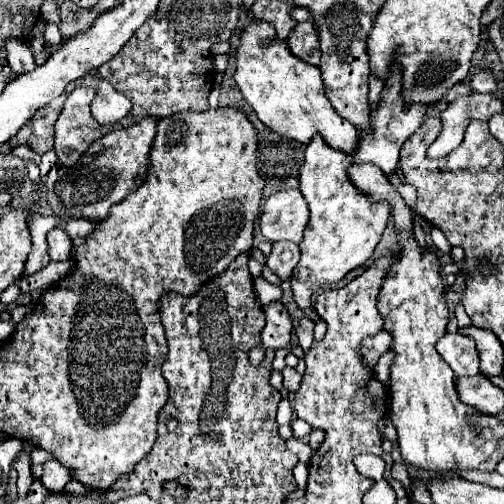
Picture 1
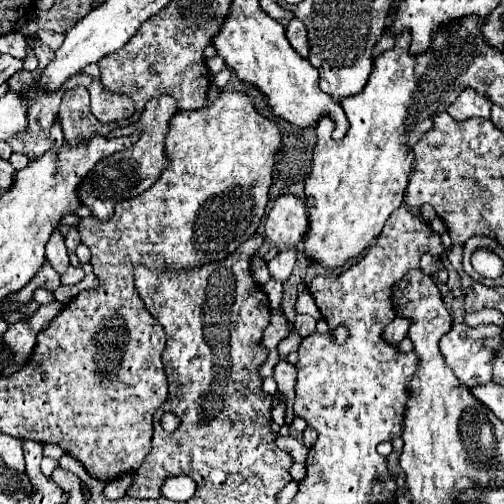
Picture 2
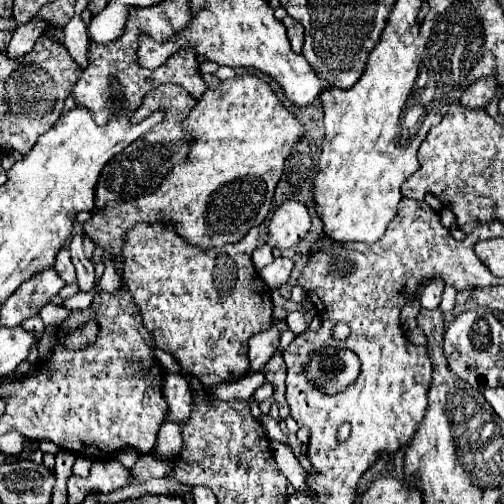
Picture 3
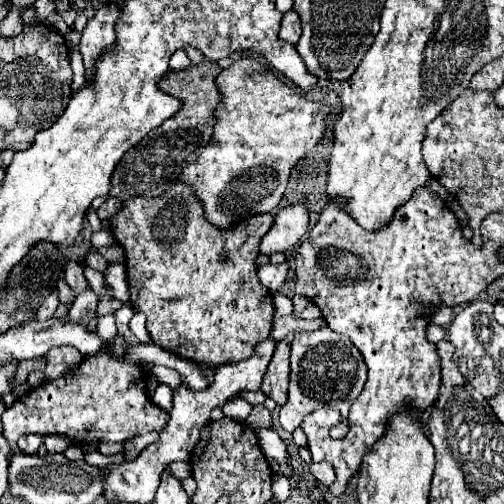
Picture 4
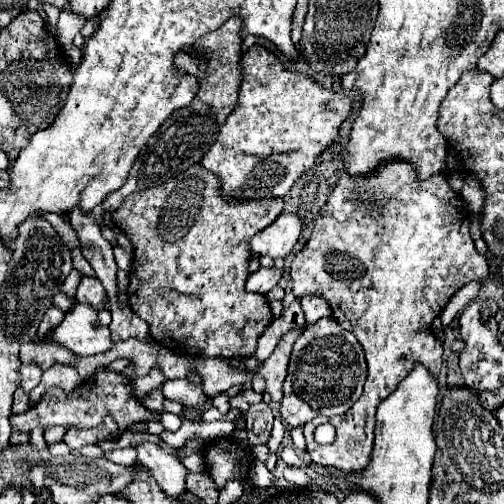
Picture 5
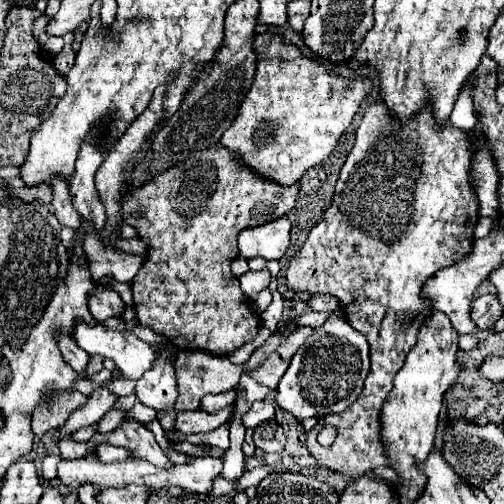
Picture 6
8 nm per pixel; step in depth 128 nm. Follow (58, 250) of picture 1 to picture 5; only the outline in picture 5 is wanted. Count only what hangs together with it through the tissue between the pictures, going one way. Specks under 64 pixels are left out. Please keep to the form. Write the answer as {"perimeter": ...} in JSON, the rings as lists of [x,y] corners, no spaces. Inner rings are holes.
{"perimeter":[[[82,276],[82,282],[80,282],[78,290],[76,290],[76,300],[86,302],[86,304],[94,306],[96,310],[104,310],[104,304],[106,304],[108,296],[106,296],[106,290],[102,288],[98,278]]]}

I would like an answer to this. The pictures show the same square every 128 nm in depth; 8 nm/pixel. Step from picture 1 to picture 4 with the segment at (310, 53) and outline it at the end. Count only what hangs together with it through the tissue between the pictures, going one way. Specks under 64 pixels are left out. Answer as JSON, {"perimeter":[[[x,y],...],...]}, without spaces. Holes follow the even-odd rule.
{"perimeter":[[[288,10],[282,18],[282,28],[280,28],[280,38],[290,42],[290,44],[298,44],[298,38],[302,34],[302,22],[296,10]]]}

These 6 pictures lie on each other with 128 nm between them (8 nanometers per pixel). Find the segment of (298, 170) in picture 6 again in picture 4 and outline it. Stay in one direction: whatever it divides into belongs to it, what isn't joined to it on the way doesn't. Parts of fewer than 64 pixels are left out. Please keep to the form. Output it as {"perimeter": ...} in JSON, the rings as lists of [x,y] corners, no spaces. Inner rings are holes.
{"perimeter":[[[248,56],[222,70],[216,78],[216,84],[220,88],[220,94],[224,94],[224,100],[216,110],[218,122],[214,126],[212,140],[202,150],[198,160],[184,168],[182,180],[192,184],[204,204],[206,218],[214,226],[230,226],[236,224],[236,220],[248,218],[250,214],[272,212],[280,204],[290,178],[290,170],[298,164],[300,158],[304,158],[320,144],[326,132],[326,122],[330,118],[330,106],[308,100],[304,94],[278,80],[268,66]]]}

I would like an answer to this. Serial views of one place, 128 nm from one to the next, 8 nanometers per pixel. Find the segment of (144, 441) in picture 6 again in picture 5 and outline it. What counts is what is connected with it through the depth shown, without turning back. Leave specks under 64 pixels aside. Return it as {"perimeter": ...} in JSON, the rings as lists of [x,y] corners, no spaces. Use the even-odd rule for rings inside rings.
{"perimeter":[[[152,442],[132,444],[132,448],[136,450],[136,460],[150,468],[150,472],[156,478],[158,486],[168,496],[178,496],[186,490],[188,470],[178,460],[178,456],[166,452],[162,446],[156,446]]]}

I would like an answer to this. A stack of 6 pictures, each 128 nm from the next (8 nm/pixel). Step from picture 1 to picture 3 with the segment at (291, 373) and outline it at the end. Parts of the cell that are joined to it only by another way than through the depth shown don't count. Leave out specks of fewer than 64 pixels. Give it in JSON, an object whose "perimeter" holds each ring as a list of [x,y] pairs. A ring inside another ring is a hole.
{"perimeter":[[[276,352],[270,362],[264,366],[264,376],[266,376],[266,382],[270,382],[274,386],[274,400],[280,408],[280,416],[286,418],[290,414],[290,408],[288,408],[288,402],[286,402],[286,396],[284,396],[284,380],[286,380],[286,364],[284,364],[284,358],[282,358],[282,352]]]}

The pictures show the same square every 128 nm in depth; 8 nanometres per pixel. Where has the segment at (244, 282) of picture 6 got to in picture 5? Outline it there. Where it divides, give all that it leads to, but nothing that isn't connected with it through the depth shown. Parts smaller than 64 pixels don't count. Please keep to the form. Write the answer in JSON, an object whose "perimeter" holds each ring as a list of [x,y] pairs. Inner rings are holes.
{"perimeter":[[[260,268],[248,276],[246,290],[258,292],[258,294],[268,294],[268,290],[278,284],[280,276],[282,276],[282,272],[276,268]]]}

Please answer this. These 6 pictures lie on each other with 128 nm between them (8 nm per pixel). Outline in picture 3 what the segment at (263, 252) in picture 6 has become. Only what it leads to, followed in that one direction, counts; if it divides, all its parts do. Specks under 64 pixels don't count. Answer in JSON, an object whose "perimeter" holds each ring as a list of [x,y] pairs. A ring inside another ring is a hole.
{"perimeter":[[[288,200],[276,208],[268,220],[268,244],[272,248],[292,248],[310,230],[310,214],[302,202]]]}

